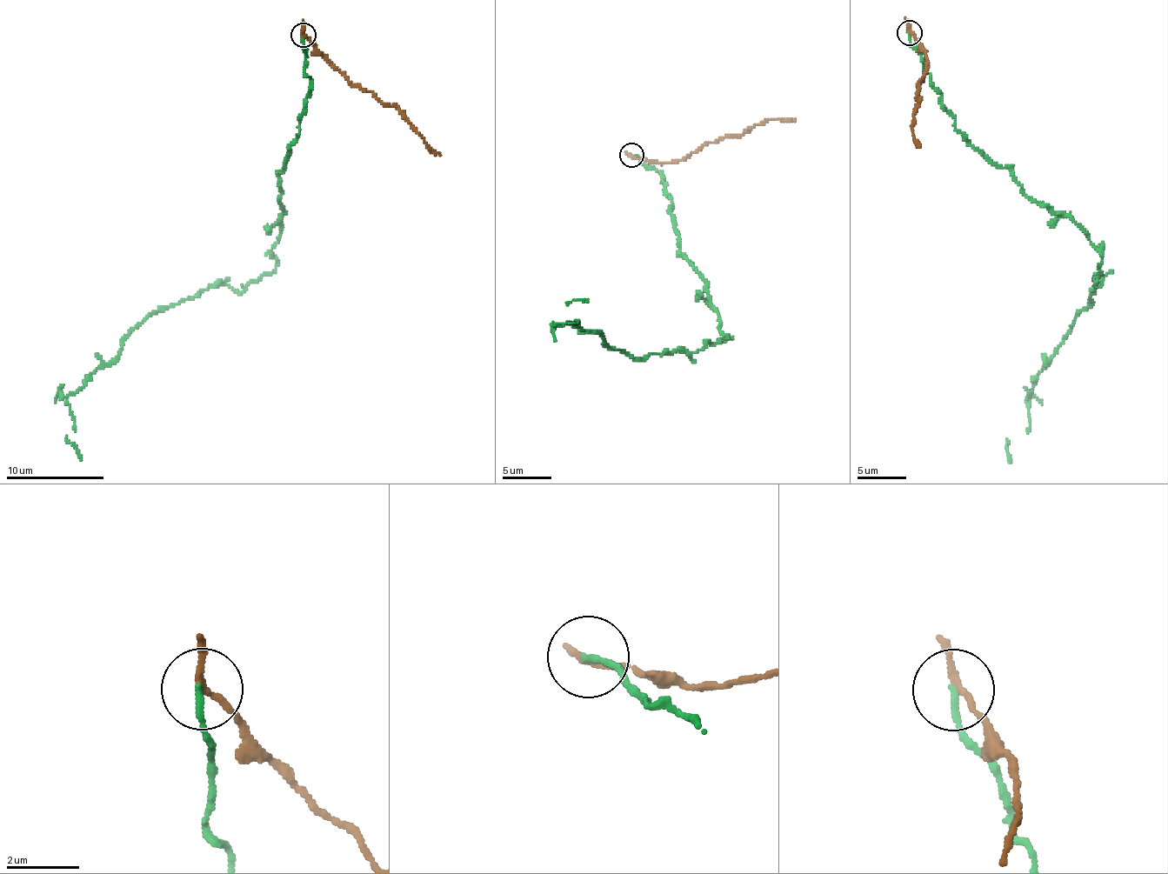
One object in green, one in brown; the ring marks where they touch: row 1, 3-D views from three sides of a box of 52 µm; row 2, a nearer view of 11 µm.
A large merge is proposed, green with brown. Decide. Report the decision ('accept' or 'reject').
reject

